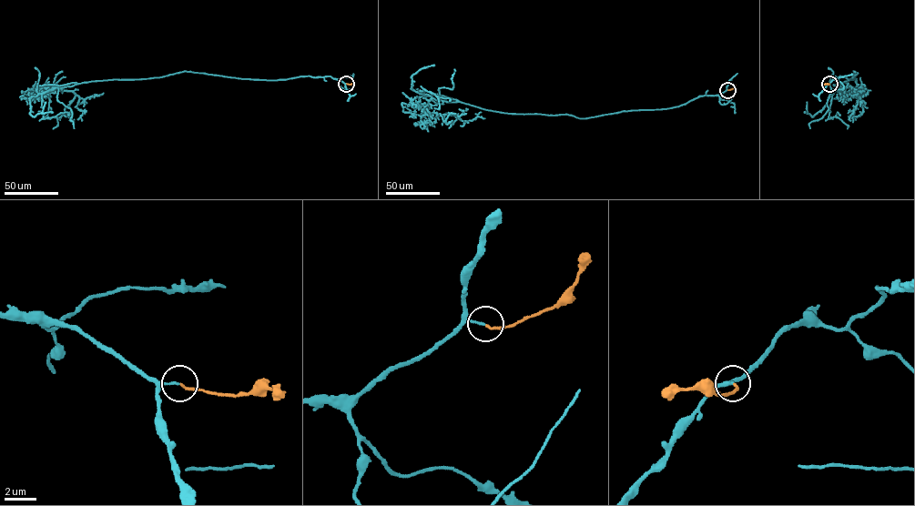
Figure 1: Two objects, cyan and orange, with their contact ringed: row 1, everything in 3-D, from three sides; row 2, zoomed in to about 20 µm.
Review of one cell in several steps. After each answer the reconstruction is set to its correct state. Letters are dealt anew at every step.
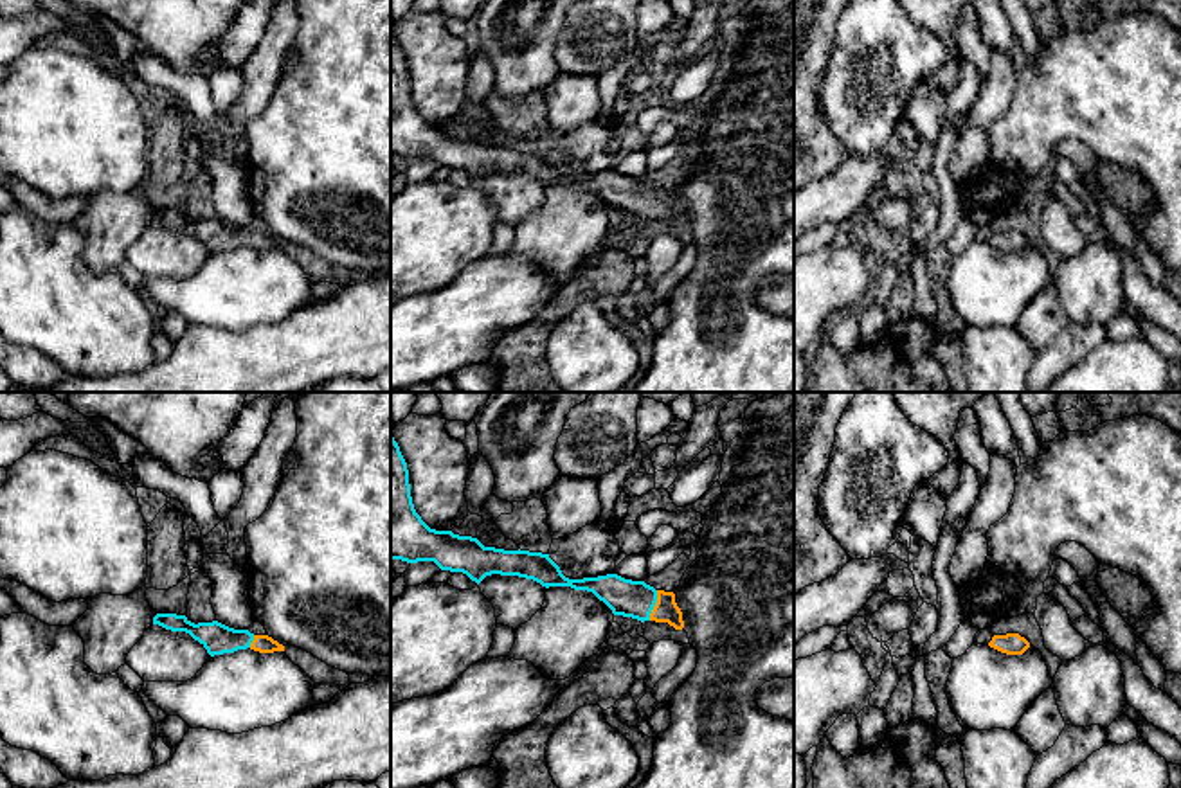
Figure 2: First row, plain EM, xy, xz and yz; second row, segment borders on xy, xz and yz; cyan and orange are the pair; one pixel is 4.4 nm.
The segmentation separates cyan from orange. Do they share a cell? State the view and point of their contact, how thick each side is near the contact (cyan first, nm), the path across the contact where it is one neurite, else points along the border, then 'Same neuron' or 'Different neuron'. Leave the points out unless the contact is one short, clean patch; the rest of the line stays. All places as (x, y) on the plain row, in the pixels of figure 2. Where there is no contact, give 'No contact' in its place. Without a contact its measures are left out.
Touches cyan at xz (654, 202). Thickness 170 nm (cyan) against 110 nm. Path across: xz (627, 195), (654, 202), (665, 207). Same neuron

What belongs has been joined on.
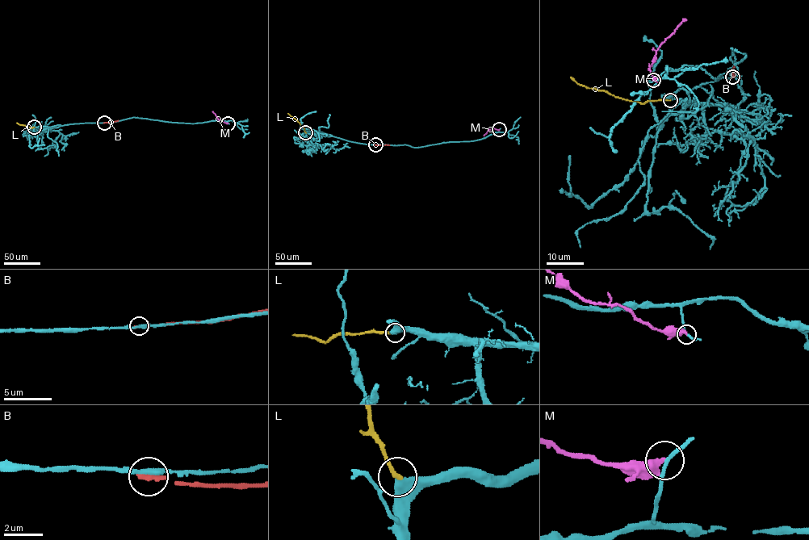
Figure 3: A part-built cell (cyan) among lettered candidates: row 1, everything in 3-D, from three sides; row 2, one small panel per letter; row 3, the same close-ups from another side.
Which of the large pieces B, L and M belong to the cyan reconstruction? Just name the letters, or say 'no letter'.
L

